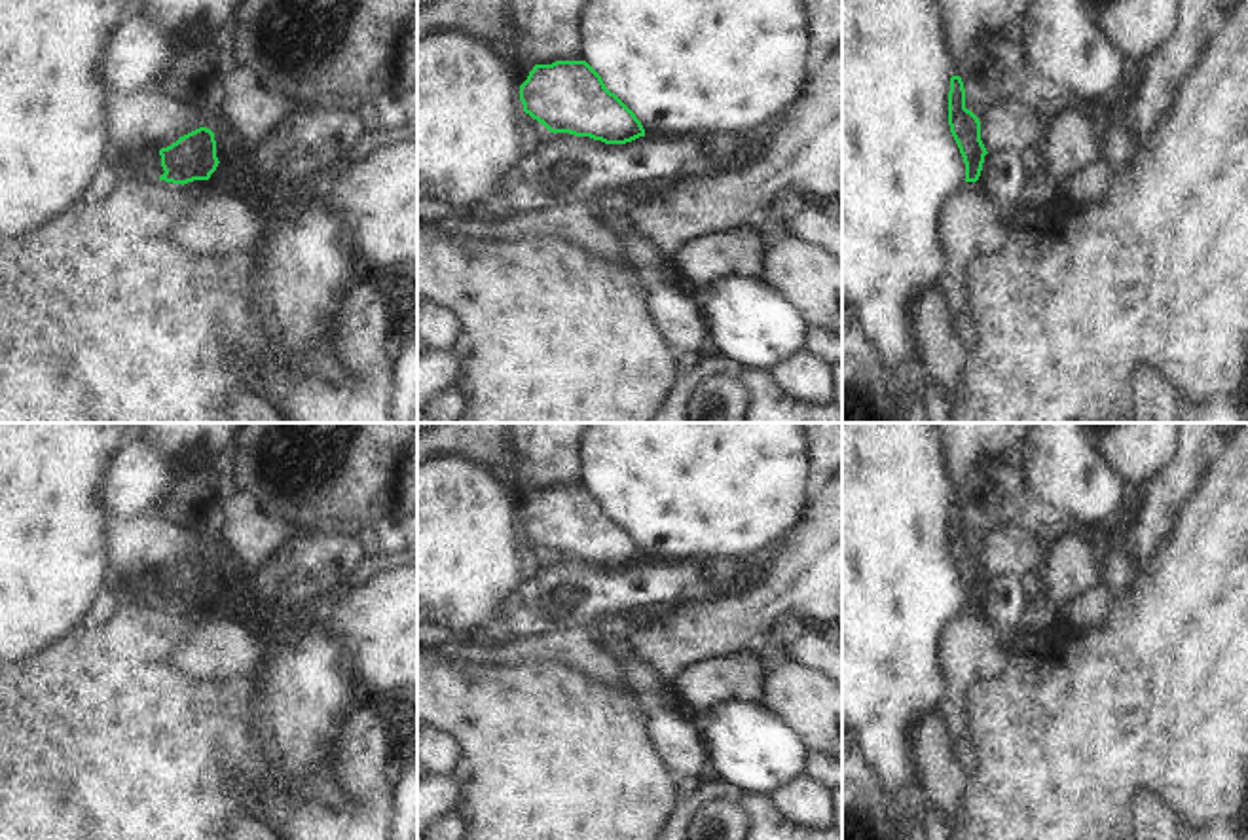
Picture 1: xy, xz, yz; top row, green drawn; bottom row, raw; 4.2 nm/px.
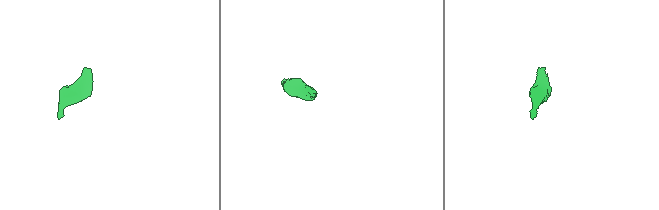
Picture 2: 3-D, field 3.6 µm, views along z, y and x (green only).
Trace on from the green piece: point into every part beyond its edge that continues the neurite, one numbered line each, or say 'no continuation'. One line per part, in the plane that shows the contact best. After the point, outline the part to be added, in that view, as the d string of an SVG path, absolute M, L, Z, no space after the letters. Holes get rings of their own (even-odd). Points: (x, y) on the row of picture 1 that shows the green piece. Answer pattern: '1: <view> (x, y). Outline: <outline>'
no continuation.

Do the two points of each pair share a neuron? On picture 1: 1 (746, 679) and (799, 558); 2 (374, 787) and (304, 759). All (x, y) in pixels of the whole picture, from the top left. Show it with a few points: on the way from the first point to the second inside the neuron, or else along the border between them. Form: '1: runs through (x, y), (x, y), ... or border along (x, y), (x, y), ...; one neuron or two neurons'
1: border along (750, 649), (706, 662); two neurons
2: border along (348, 723), (336, 770); two neurons

